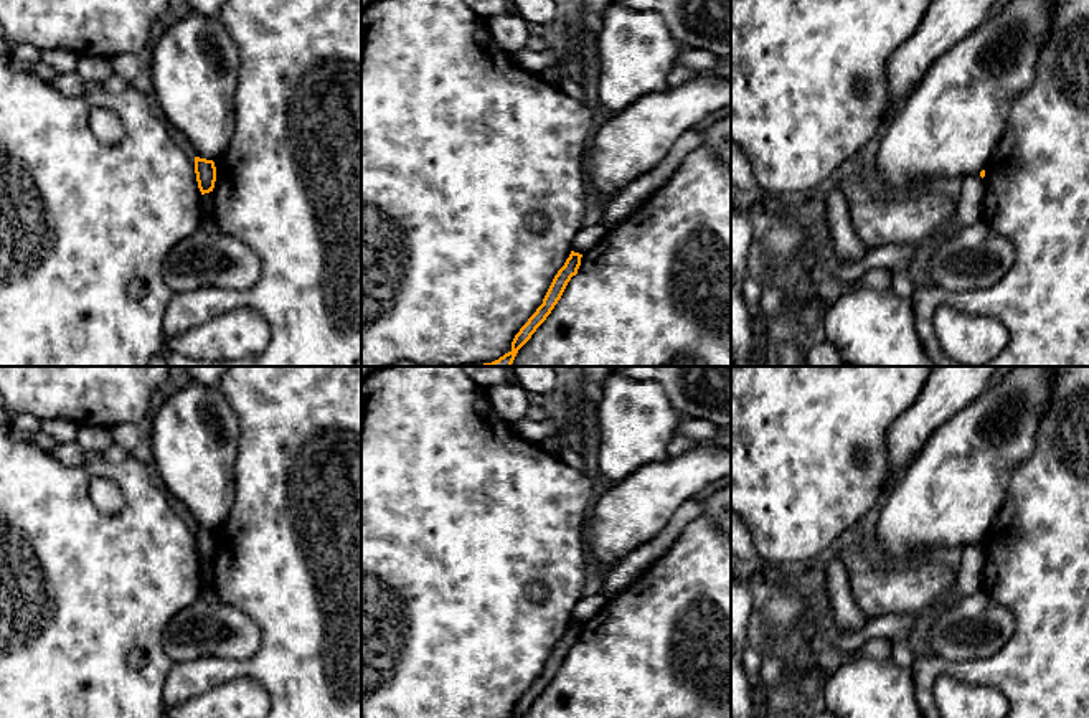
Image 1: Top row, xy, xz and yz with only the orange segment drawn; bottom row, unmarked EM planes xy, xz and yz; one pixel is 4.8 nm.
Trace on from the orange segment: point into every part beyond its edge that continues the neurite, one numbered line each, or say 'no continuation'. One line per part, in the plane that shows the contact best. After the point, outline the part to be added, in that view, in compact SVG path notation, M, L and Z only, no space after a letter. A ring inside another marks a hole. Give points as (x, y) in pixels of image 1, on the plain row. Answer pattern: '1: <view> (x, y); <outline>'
no continuation

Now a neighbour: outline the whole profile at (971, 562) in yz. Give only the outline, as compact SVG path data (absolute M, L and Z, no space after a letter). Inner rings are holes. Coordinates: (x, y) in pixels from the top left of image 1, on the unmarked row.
M967 545L955 555L957 581L955 588L939 599L940 606L952 604L954 598L967 598L983 591L985 583L985 555L980 545Z

